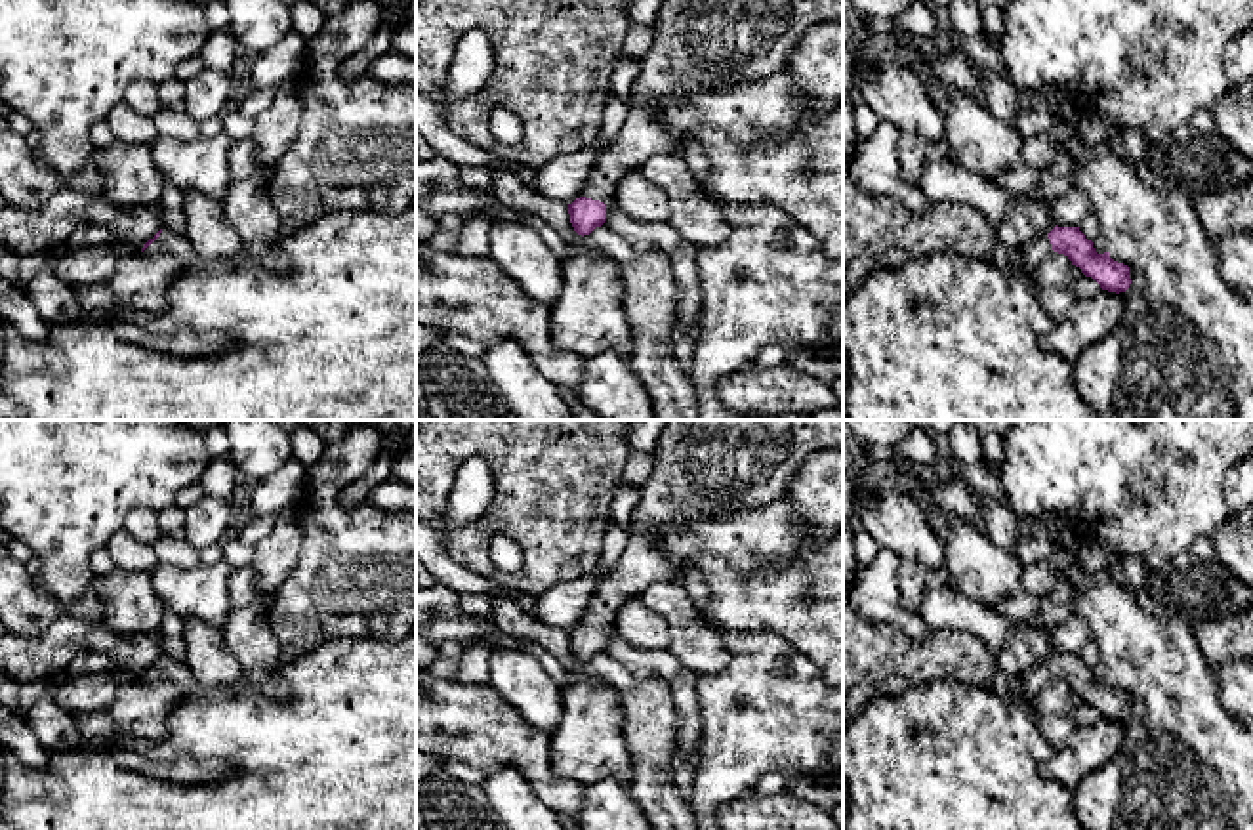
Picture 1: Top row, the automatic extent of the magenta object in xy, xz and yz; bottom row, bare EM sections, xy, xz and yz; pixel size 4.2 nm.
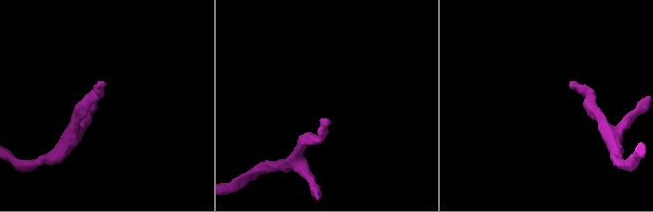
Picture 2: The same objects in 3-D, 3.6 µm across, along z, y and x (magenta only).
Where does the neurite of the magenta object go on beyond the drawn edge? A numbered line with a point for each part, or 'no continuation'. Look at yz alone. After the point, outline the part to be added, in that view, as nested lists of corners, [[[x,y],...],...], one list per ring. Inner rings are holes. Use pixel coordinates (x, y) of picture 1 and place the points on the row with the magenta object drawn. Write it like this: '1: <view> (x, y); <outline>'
1: yz (1030, 254); [[[1047,235],[1034,237],[1030,242],[1013,248],[1013,256],[1032,273],[1049,254]]]

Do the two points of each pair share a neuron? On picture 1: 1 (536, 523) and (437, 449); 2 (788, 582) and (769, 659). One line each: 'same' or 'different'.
1: same
2: different

